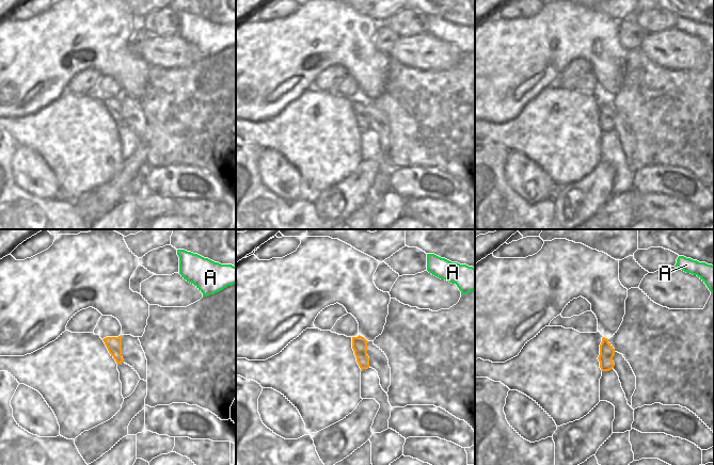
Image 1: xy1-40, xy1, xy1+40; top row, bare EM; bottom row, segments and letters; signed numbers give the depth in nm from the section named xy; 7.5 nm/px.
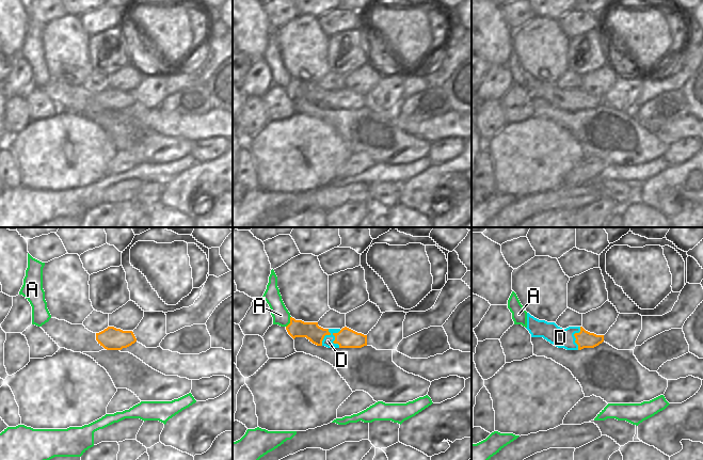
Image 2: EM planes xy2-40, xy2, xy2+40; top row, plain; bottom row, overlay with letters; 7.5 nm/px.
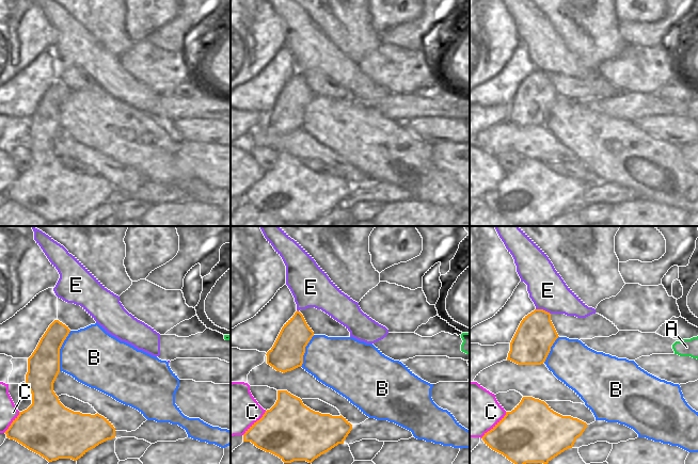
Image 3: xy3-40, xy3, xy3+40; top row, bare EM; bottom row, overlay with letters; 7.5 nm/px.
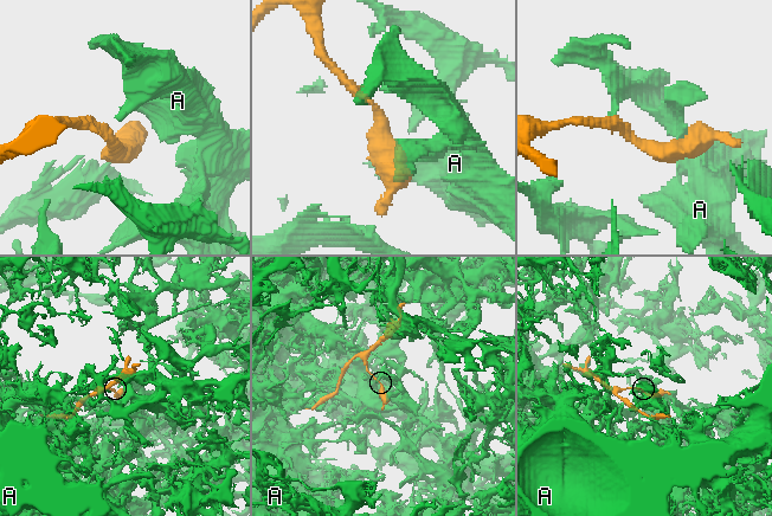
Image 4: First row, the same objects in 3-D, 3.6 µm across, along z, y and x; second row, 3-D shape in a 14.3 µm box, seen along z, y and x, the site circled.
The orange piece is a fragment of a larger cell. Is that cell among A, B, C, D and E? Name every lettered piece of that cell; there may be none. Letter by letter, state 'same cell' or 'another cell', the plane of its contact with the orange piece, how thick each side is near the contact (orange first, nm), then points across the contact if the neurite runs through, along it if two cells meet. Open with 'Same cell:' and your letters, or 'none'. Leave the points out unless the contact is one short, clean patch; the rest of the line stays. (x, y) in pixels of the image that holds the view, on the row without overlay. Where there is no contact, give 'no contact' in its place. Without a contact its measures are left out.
Same cell: D
A: another cell; contact in xy2; calibres 140 and 130 nm; border xy2 (290, 77), (290, 83), (286, 88)
B: another cell; contact in xy3-40; calibres 240 and 420 nm; border xy3-40 (70, 92), (60, 110), (59, 131)
C: another cell; contact in xy3+40; calibres 420 and 400 nm
D: same cell; contact in xy2; calibres 150 and 80 nm; way xy2 (346, 98), (335, 100), (328, 101)
E: another cell; contact in xy3+40; calibres 300 and 280 nm; border xy3+40 (536, 69), (542, 69), (550, 75)

